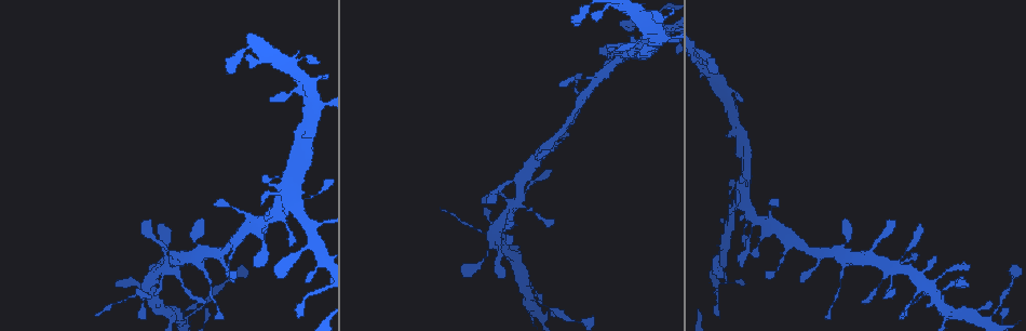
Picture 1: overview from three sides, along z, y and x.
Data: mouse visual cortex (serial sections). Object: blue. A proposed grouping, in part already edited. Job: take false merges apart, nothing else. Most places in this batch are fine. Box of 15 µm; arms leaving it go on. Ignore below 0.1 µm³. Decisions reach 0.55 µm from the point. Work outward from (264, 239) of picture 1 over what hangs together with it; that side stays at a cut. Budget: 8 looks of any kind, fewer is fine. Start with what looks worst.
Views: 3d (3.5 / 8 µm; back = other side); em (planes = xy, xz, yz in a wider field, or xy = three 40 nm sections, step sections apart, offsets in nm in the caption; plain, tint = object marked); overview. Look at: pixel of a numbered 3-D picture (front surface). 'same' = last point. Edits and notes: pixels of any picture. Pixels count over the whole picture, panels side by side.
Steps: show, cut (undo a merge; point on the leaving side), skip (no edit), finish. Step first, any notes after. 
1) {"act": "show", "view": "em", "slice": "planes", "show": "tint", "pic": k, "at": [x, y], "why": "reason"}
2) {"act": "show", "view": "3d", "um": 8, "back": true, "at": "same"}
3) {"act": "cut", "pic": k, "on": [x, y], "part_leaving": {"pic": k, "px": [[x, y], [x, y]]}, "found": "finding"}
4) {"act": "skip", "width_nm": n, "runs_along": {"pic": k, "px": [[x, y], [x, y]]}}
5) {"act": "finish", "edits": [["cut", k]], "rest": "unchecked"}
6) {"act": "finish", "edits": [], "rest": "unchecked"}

{"act": "show", "view": "3d", "um": 3.5, "pic": 1, "at": [753, 218], "why": "three arms meet"}

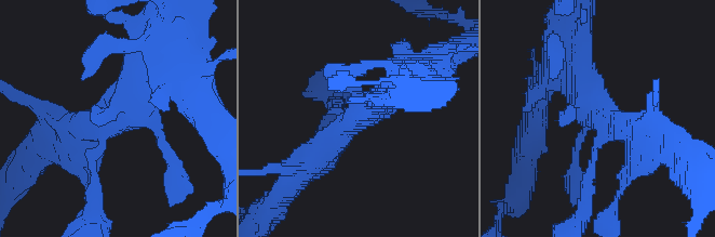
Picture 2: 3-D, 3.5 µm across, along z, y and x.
{"act": "show", "view": "em", "slice": "xy", "step": 1, "show": "tint", "pic": 2, "at": [358, 118]}

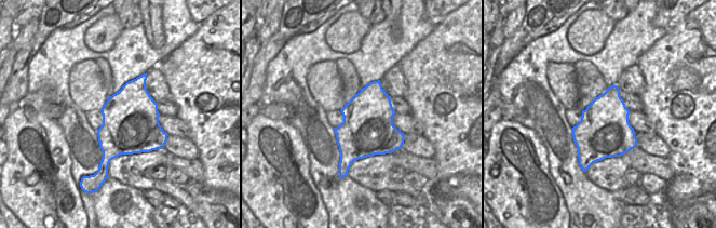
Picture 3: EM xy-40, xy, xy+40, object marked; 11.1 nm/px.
{"act": "show", "view": "em", "slice": "xy", "step": 3, "show": "tint", "at": "same"}

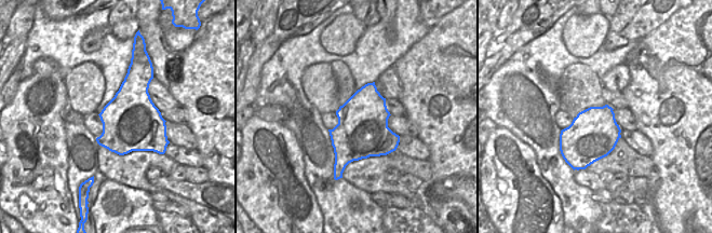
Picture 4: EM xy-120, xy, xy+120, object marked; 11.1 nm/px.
{"act": "skip", "runs_along": {"pic": 2, "px": [[93, 169], [103, 126], [156, 60]]}, "found": "one cell here"}

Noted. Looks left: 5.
{"act": "show", "view": "3d", "um": 3.5, "pic": 1, "at": [724, 222], "why": "sudden change in width"}

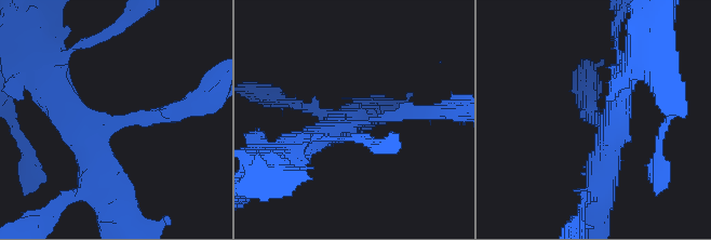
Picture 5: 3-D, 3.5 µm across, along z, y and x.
{"act": "show", "view": "em", "slice": "xy", "step": 2, "show": "tint", "pic": 5, "at": [124, 121]}

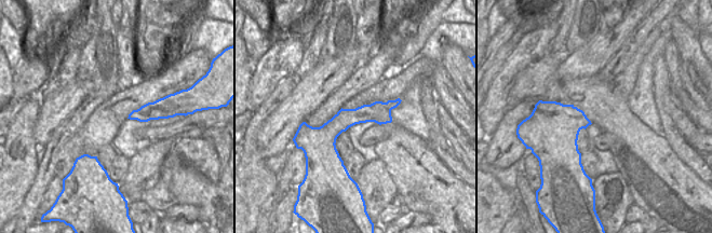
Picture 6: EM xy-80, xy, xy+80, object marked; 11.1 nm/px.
{"act": "skip", "width_nm": 220, "runs_along": {"pic": 6, "px": [[395, 103], [312, 134]]}, "found": "continuous, no second cell"}

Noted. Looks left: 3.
{"act": "show", "view": "3d", "um": 3.5, "pic": 1, "at": [513, 255], "why": "thick turns thin"}

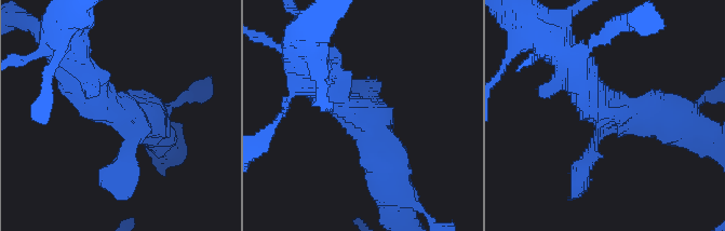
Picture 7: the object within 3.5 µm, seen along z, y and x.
{"act": "show", "view": "em", "slice": "planes", "show": "tint", "pic": 7, "at": [606, 113]}

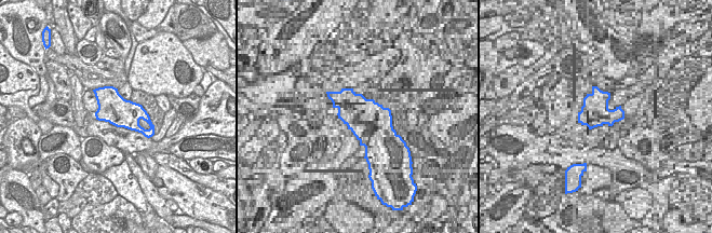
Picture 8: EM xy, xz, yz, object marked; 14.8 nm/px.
{"act": "skip", "runs_along": {"pic": 7, "px": [[316, 80], [375, 130], [388, 174]]}, "found": "all the same cell"}

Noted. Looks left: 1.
{"act": "finish", "edits": [], "rest": "unchecked"}

